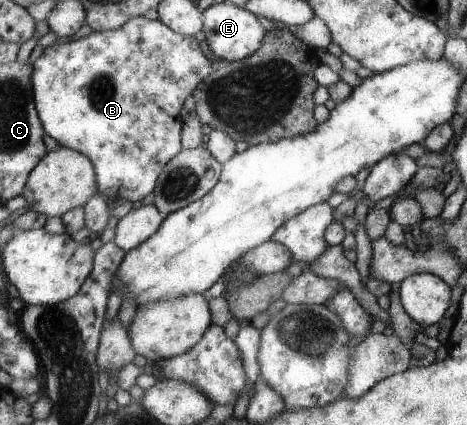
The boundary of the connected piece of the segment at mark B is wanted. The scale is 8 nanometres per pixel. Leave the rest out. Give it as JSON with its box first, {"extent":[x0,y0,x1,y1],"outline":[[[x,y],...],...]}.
{"extent":[34,16,214,204],"outline":[[[143,16],[133,17],[128,23],[114,30],[93,31],[90,35],[64,44],[50,45],[46,47],[44,56],[34,63],[34,90],[37,97],[37,109],[47,133],[55,138],[62,146],[86,153],[98,168],[98,184],[100,193],[105,198],[114,200],[126,200],[134,204],[142,200],[146,194],[153,192],[157,187],[158,176],[166,167],[170,159],[173,159],[183,148],[180,146],[180,132],[182,132],[182,118],[180,108],[188,94],[197,90],[202,80],[206,80],[214,72],[214,62],[203,44],[200,44],[195,37],[186,36],[174,32],[169,25],[165,25],[159,18],[150,20]]]}

